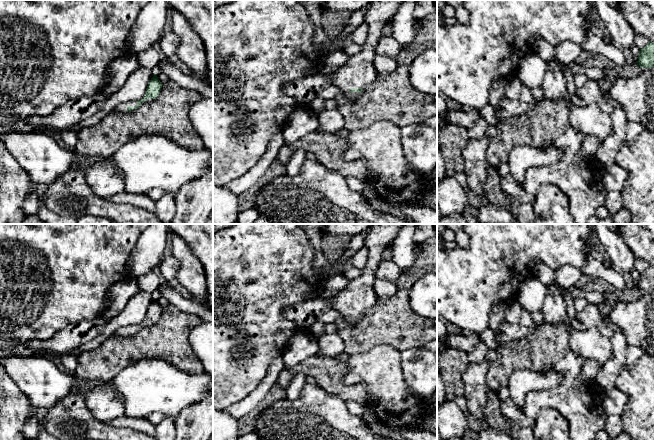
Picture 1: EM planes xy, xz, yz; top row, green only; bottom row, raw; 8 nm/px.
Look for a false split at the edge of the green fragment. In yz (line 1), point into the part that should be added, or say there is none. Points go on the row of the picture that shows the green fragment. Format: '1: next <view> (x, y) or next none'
1: next none

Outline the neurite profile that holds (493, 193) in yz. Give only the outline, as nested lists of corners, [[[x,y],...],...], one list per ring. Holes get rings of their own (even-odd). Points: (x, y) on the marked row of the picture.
[[[492,166],[488,167],[488,175],[484,185],[484,201],[496,204],[505,210],[509,210],[511,206],[508,195],[501,188],[498,169]]]

